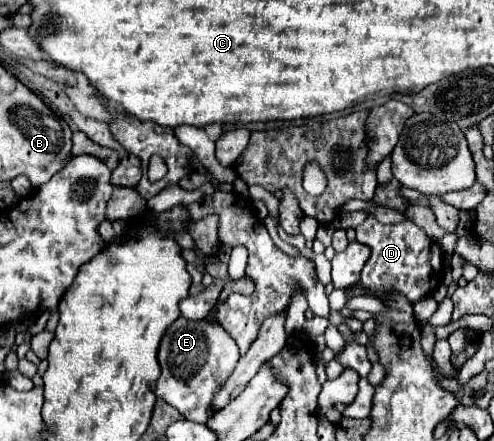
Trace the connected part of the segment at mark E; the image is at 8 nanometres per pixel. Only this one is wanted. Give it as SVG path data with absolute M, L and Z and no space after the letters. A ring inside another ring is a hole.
M179 317L163 335L161 347L159 347L159 365L161 365L161 377L153 383L153 391L159 399L173 405L185 419L195 423L207 423L215 409L213 399L219 393L219 389L225 383L221 373L223 369L235 369L241 353L237 343L221 329L219 323L205 321L185 321L185 317Z

